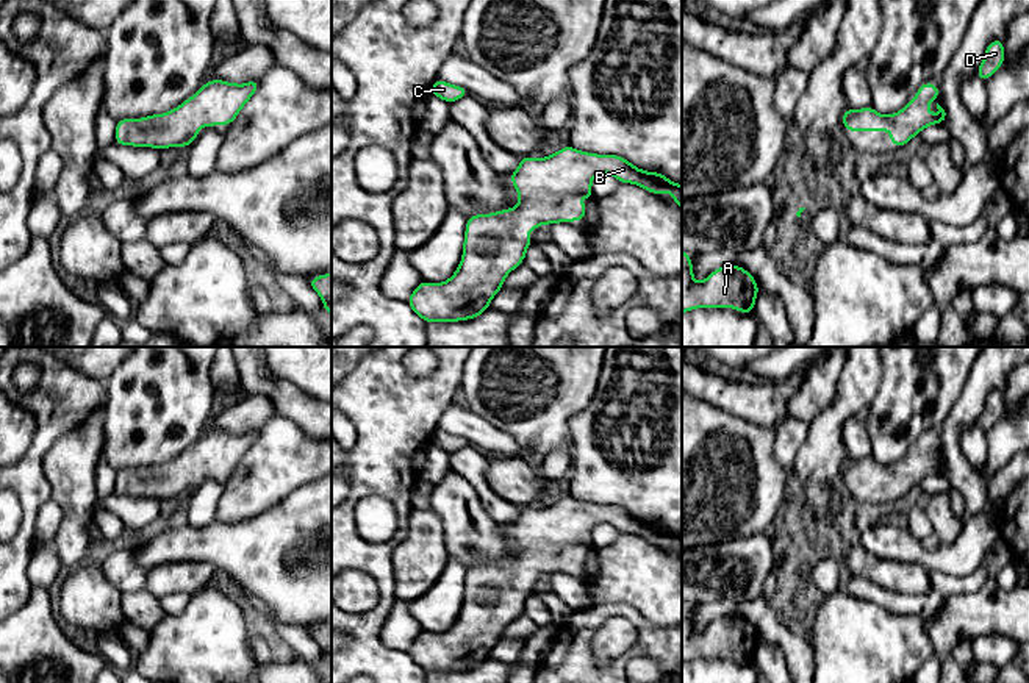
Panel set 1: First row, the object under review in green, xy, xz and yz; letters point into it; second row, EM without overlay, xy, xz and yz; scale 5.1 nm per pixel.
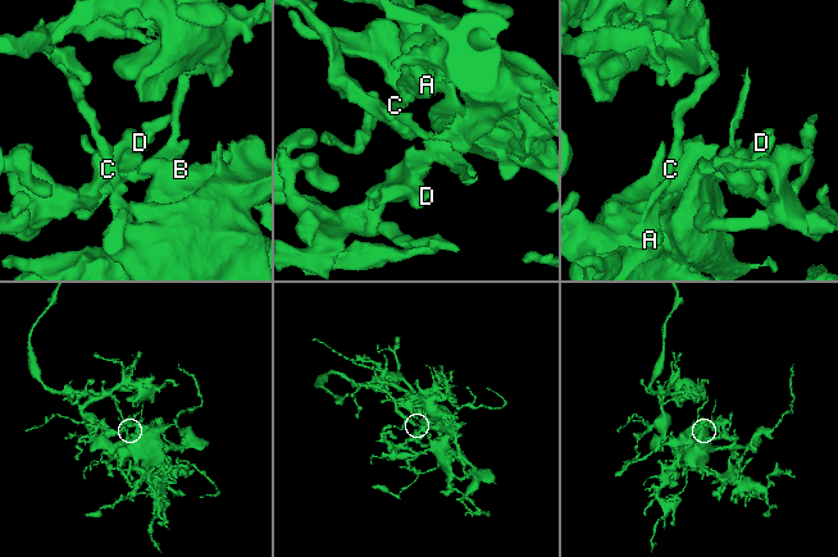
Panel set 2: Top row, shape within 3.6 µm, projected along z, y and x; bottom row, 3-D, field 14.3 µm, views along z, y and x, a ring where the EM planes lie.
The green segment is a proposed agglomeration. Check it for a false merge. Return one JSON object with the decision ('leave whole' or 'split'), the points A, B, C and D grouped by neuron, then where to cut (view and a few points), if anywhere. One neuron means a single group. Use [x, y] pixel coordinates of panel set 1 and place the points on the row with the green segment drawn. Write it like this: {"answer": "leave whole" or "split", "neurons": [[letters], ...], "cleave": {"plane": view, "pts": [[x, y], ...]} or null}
{"answer": "leave whole", "neurons": [["A", "B", "C", "D"]], "cleave": null}

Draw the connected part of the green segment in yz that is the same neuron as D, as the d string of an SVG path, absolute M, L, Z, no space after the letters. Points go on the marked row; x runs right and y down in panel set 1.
M995 39L987 45L984 61L976 70L982 81L987 81L1004 64L1004 44L1002 39Z

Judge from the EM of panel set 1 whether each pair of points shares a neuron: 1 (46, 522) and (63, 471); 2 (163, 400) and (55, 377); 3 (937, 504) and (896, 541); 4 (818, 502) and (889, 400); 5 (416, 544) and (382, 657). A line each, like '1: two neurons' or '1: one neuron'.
1: two neurons
2: two neurons
3: two neurons
4: two neurons
5: two neurons

